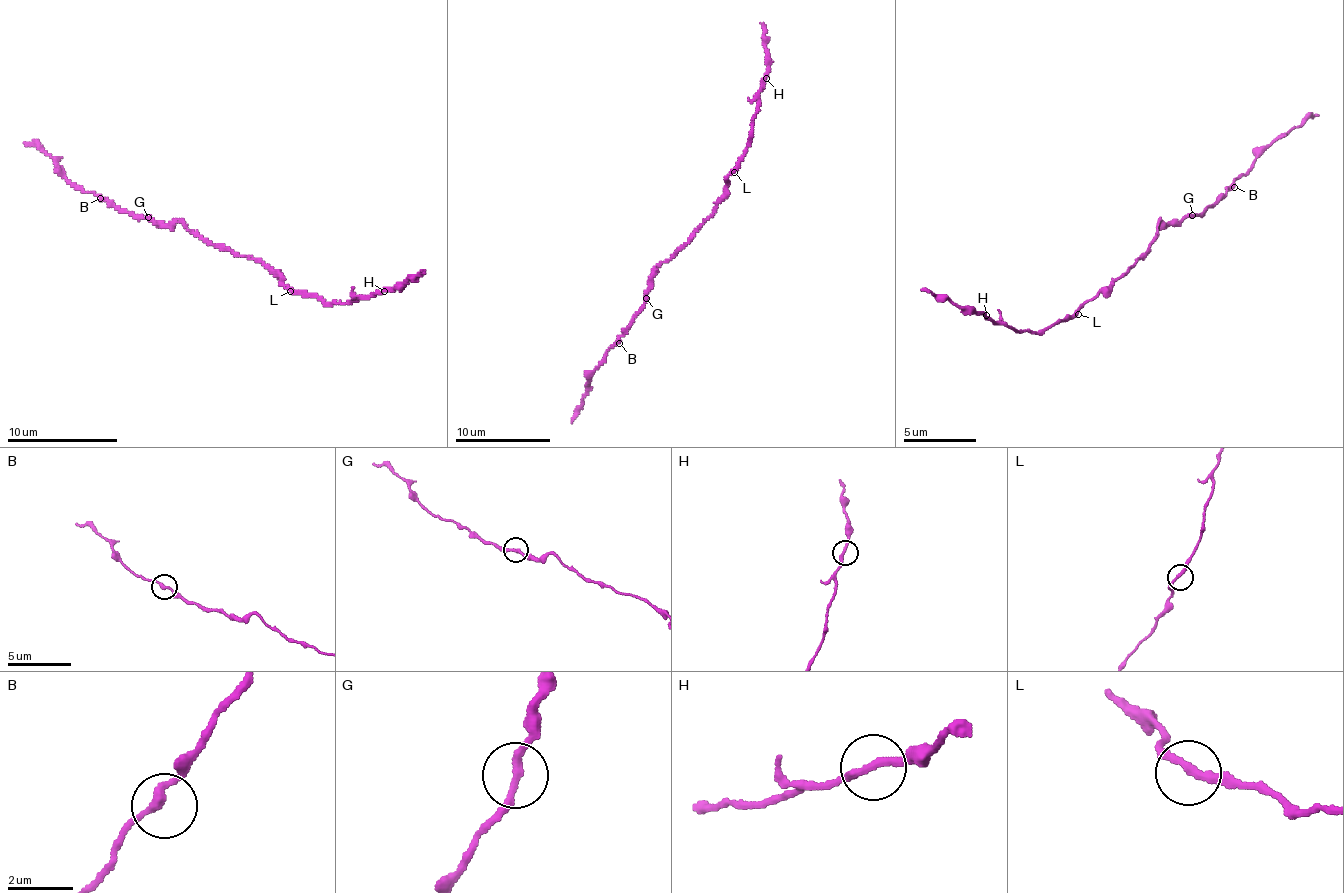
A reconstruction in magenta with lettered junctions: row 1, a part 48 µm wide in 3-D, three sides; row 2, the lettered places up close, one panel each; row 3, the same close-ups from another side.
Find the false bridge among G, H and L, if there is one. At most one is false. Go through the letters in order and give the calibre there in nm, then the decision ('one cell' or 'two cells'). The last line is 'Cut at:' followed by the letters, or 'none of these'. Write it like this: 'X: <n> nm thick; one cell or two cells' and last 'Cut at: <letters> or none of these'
G: 240 nm thick; two cells
H: 240 nm thick; one cell
L: 240 nm thick; one cell
Cut at: G

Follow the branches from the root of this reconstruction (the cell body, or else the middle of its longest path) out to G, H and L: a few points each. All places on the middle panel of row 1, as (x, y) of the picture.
G: (698, 231), (689, 243), (656, 269), (650, 279), (646, 298)
H: (698, 231), (698, 226), (714, 212), (717, 200), (724, 195), (727, 177), (747, 148), (759, 91), (766, 78)
L: (698, 231), (698, 226), (714, 212), (717, 200), (724, 195), (727, 179), (734, 172)

